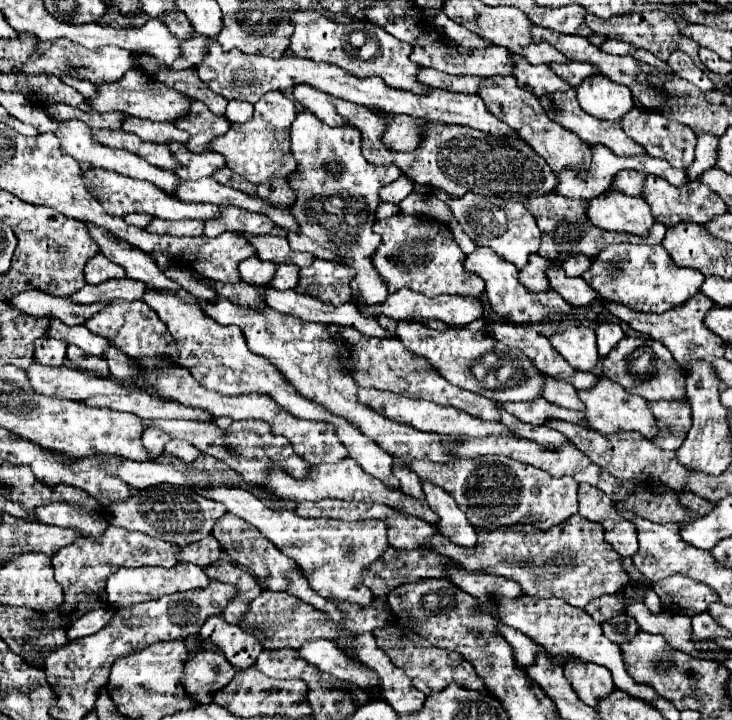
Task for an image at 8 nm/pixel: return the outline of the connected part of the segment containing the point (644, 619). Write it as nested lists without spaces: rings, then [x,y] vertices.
[[[632,603],[628,605],[626,613],[630,617],[634,617],[640,625],[642,631],[646,633],[660,633],[664,637],[668,637],[668,643],[674,649],[684,649],[684,653],[692,653],[694,657],[706,657],[712,659],[712,653],[696,653],[696,649],[692,649],[690,643],[690,619],[684,615],[670,615],[670,613],[660,613],[654,615],[646,609],[644,603]]]

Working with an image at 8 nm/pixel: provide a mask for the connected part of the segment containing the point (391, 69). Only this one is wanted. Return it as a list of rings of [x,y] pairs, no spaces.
[[[296,7],[290,11],[290,23],[294,25],[290,49],[296,57],[306,57],[312,61],[338,65],[340,69],[360,79],[376,75],[388,87],[394,87],[394,89],[406,89],[412,93],[428,91],[426,85],[416,81],[416,73],[420,67],[416,67],[408,57],[410,45],[384,33],[378,25],[372,25],[368,21],[334,23],[326,19],[324,15],[320,15],[318,11],[306,11],[306,9],[296,9]]]

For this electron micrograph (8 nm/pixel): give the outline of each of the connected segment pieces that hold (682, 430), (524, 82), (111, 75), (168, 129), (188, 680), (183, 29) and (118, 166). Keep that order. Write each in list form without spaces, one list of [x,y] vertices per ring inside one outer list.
[[[652,401],[648,407],[652,409],[658,427],[654,445],[666,451],[680,449],[688,429],[692,427],[692,411],[688,401]]]
[[[514,55],[510,59],[514,63],[512,75],[516,77],[518,85],[522,89],[528,89],[536,97],[548,95],[560,89],[570,89],[570,85],[564,85],[564,81],[560,81],[560,77],[556,77],[556,73],[552,73],[548,65],[532,65],[524,61],[524,57],[514,57]]]
[[[56,39],[50,49],[42,55],[34,55],[28,63],[22,65],[24,73],[48,73],[48,75],[72,75],[76,79],[86,79],[92,83],[112,83],[118,81],[130,67],[134,67],[132,53],[120,47],[100,47],[100,49],[84,49],[68,39]]]
[[[128,117],[122,125],[124,131],[138,135],[144,141],[178,141],[178,143],[186,143],[188,141],[188,133],[176,129],[172,123],[156,123],[156,121],[148,121],[148,119],[140,119],[140,117]]]
[[[194,637],[188,639],[188,649],[190,661],[184,669],[186,693],[198,703],[212,703],[212,693],[224,689],[232,681],[236,669],[232,669],[222,653],[204,651],[198,647]]]
[[[170,9],[168,13],[164,13],[164,21],[162,21],[162,23],[164,23],[164,25],[170,29],[170,33],[172,33],[174,37],[178,37],[178,39],[190,39],[190,37],[196,35],[196,31],[192,29],[188,17],[186,17],[184,13],[180,13],[178,9]]]
[[[62,121],[60,127],[58,127],[58,131],[56,131],[56,137],[60,139],[64,153],[68,153],[70,157],[74,157],[78,163],[84,161],[84,163],[90,163],[92,167],[102,167],[102,169],[116,171],[116,173],[126,175],[126,177],[150,181],[150,183],[154,183],[158,189],[162,189],[162,191],[166,191],[166,193],[174,193],[176,187],[180,185],[180,179],[176,177],[174,171],[158,169],[158,167],[150,165],[148,161],[144,161],[142,157],[138,157],[138,155],[134,155],[134,153],[128,153],[128,151],[124,151],[124,149],[110,149],[110,147],[104,147],[104,145],[92,141],[92,137],[90,137],[90,127],[84,125],[82,121]]]

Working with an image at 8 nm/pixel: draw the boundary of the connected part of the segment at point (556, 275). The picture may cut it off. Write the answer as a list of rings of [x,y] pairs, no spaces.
[[[560,265],[550,267],[546,273],[548,273],[550,287],[556,293],[560,293],[570,305],[586,307],[590,301],[596,299],[596,293],[590,289],[588,283],[582,281],[582,277],[568,277]]]

